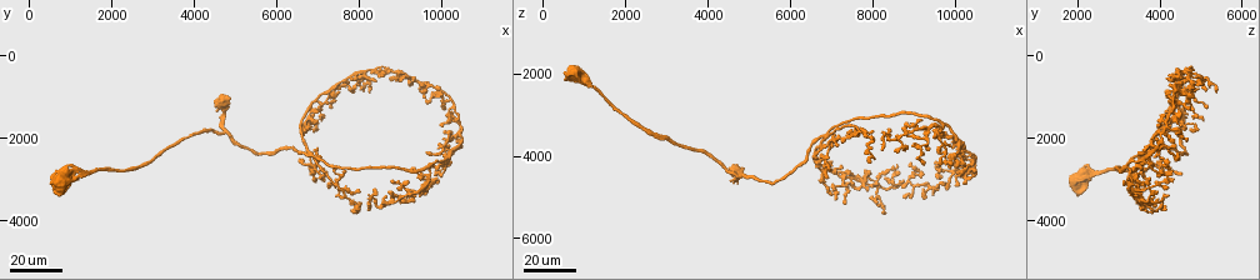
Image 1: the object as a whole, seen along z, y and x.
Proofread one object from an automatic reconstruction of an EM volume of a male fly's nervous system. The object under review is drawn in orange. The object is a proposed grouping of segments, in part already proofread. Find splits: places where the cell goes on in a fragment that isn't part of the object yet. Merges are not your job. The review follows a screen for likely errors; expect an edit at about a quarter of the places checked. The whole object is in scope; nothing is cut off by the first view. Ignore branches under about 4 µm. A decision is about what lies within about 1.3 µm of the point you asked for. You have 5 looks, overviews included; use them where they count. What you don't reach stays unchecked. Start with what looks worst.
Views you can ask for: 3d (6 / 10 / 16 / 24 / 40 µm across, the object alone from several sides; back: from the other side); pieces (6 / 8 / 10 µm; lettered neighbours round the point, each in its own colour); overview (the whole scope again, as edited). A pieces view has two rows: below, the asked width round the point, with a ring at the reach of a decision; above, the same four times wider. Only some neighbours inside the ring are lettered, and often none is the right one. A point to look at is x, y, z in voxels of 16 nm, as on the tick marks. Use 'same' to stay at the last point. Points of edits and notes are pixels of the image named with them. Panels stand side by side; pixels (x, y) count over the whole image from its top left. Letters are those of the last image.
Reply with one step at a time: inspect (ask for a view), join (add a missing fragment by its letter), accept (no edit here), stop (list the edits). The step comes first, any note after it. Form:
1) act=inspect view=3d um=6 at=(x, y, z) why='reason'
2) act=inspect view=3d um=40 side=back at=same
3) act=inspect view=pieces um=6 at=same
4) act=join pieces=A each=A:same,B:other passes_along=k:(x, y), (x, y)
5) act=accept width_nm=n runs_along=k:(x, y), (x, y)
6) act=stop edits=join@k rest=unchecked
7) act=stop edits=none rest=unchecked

act=inspect view=3d um=24 at=(6900, 2850, 4500) why='branch stops here'

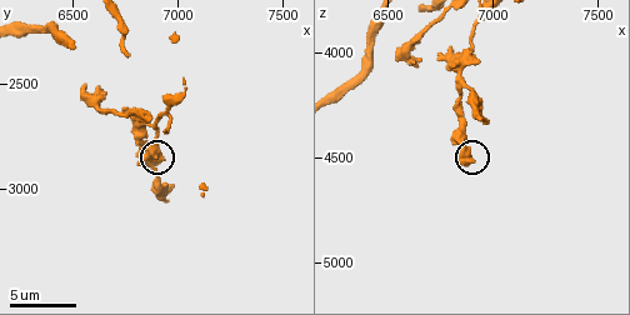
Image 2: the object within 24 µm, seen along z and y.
act=inspect view=pieces um=8 at=same

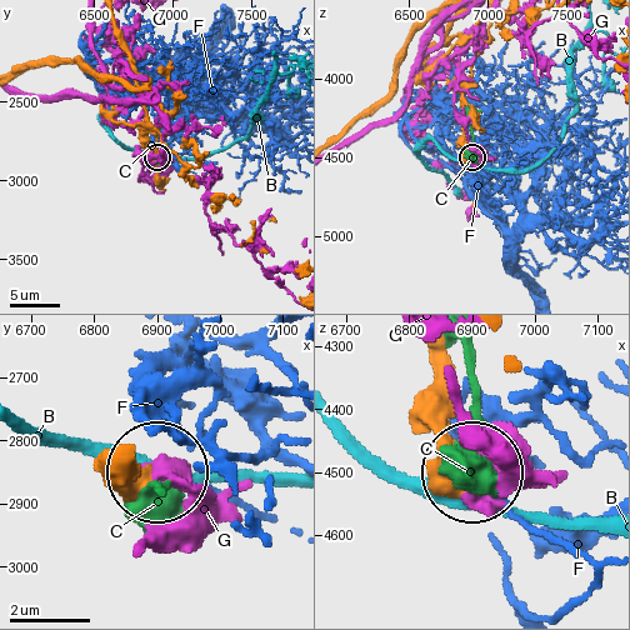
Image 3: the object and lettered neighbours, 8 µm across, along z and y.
act=accept width_nm=520 each=B:other,C:other,F:other,G:other found='none of them fits'

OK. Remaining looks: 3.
act=inspect view=3d um=40 at=(7450, 3450, 3600) why='an open end'

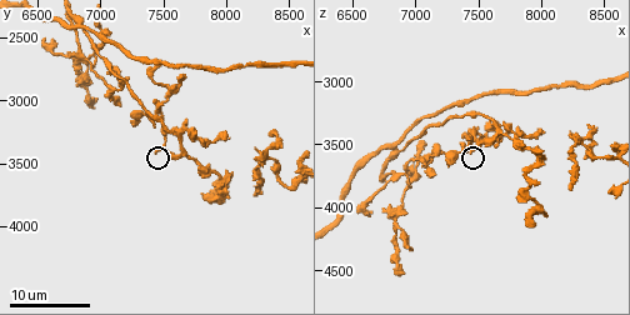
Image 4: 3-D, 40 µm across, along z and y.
act=inspect view=3d um=10 at=(7440, 3400, 3580)

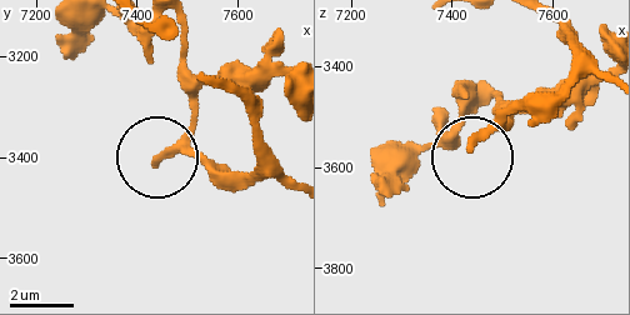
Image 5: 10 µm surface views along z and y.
act=inspect view=pieces um=8 at=(7435, 3405, 3555)

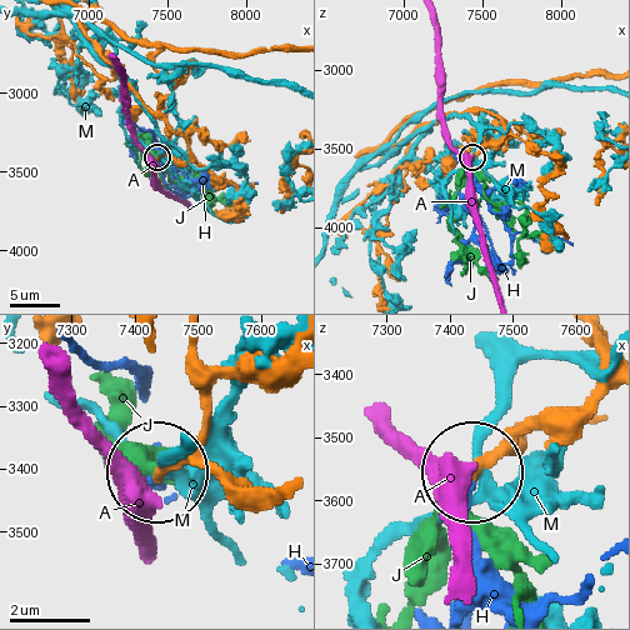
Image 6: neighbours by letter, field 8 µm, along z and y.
act=join pieces=H each=A:other,H:same,J:other,M:other found='the cell continues'

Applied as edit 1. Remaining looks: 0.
act=stop edits=join@6 rest=unchecked

